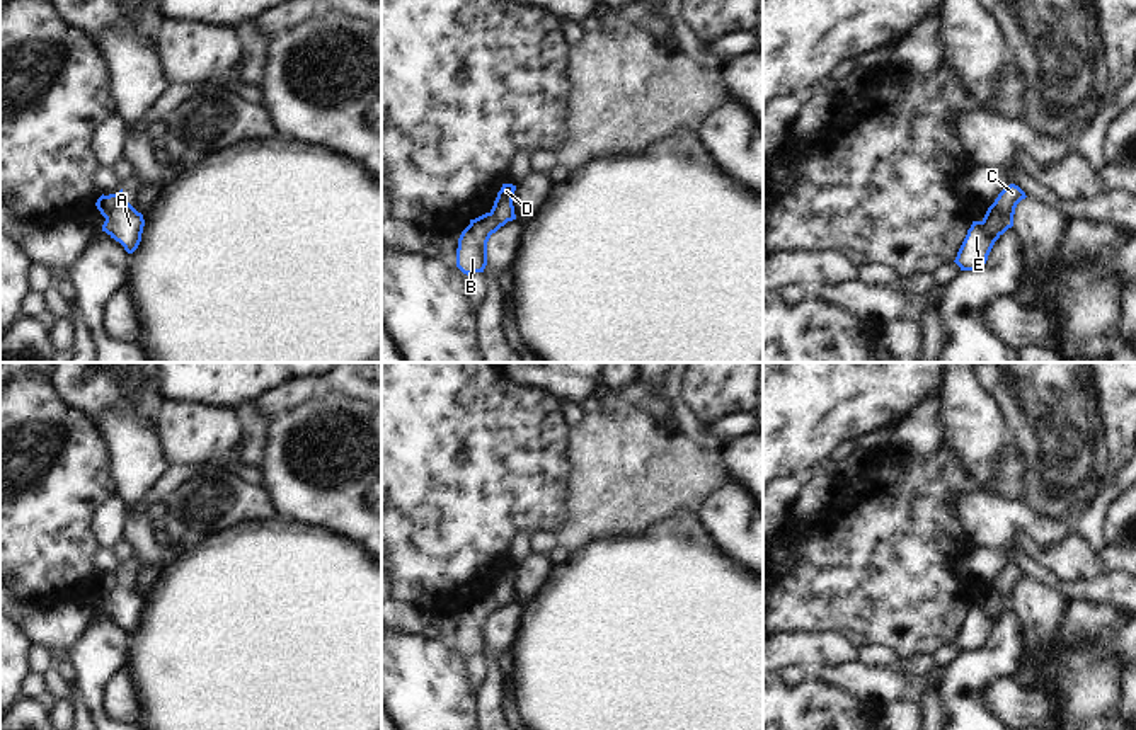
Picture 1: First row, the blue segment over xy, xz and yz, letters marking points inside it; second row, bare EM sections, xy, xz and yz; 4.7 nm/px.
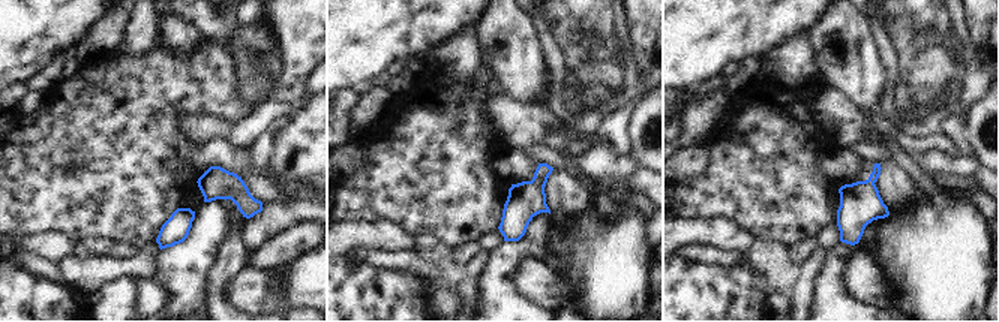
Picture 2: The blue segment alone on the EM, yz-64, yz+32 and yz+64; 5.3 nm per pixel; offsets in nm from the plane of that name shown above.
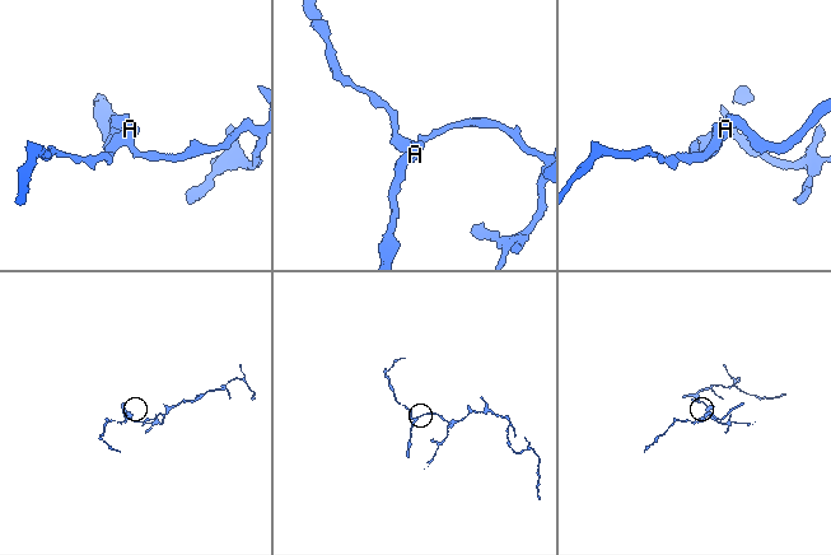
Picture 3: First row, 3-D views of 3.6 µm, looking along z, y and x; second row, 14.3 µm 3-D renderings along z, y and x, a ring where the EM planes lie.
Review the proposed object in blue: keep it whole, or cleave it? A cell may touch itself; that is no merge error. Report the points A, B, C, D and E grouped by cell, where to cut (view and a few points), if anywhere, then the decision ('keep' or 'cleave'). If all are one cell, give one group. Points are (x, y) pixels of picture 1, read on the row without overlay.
groups A D E / B C; cut yz (993, 584), (1010, 608); cleave

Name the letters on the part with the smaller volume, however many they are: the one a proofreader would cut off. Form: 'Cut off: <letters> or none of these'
Cut off: B, C

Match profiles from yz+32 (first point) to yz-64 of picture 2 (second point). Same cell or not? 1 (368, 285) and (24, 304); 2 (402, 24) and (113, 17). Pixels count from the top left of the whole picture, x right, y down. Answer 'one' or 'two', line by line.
1: one
2: two

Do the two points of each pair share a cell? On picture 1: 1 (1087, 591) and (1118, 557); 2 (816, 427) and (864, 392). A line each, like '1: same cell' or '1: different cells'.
1: different cells
2: same cell

